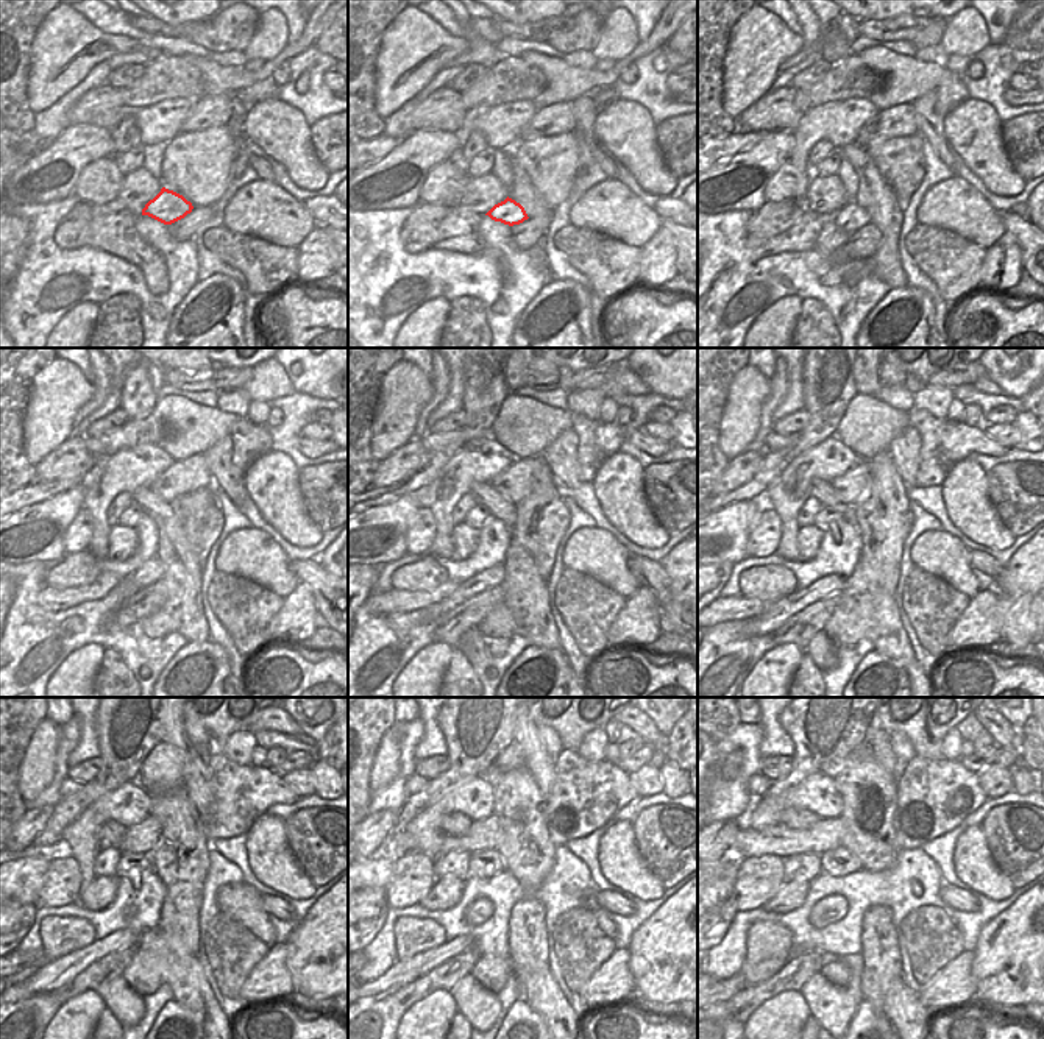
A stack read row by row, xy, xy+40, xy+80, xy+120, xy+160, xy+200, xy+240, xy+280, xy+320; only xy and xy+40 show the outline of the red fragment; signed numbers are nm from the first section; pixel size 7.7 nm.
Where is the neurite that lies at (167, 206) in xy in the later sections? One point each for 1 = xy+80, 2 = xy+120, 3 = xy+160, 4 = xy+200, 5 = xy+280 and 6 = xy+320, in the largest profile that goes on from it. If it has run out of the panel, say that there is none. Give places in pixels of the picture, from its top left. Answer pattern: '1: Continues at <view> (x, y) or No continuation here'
1: Continues at xy+80 (851, 217)
2: Continues at xy+120 (150, 571)
3: Continues at xy+160 (493, 576)
4: Continues at xy+200 (776, 615)
5: Continues at xy+280 (401, 974)
6: Continues at xy+320 (737, 983).

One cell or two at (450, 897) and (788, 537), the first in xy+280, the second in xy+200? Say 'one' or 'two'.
two

